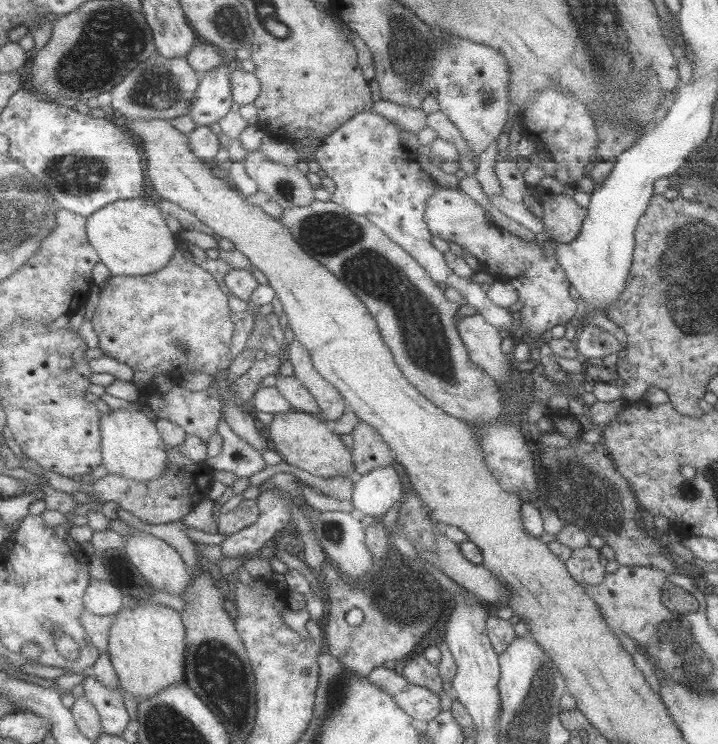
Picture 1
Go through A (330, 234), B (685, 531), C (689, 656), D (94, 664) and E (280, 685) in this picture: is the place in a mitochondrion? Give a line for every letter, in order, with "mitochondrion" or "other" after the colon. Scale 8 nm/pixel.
A: mitochondrion
B: other
C: mitochondrion
D: other
E: other

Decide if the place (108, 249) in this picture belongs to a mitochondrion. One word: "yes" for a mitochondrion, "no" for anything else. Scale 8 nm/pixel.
no

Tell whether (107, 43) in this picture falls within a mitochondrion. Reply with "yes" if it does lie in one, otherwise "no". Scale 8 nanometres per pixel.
yes

